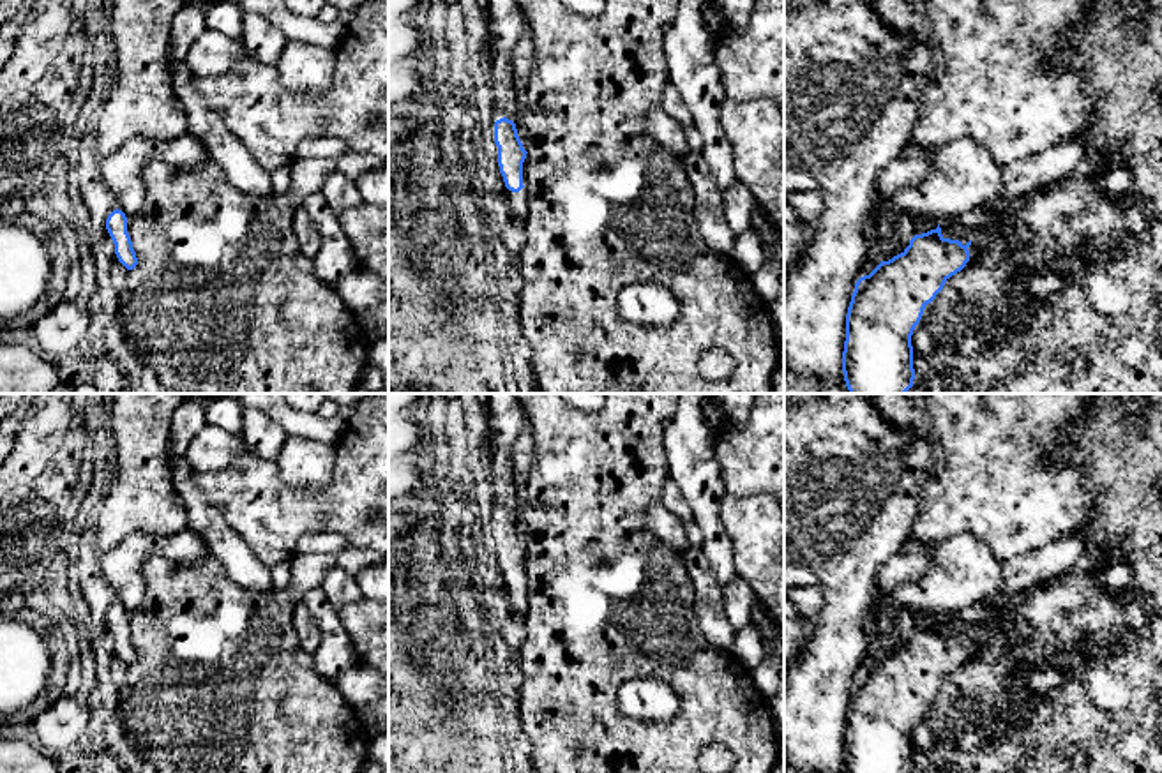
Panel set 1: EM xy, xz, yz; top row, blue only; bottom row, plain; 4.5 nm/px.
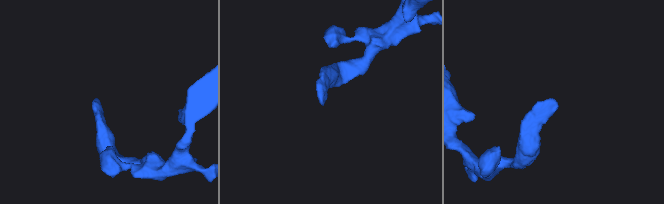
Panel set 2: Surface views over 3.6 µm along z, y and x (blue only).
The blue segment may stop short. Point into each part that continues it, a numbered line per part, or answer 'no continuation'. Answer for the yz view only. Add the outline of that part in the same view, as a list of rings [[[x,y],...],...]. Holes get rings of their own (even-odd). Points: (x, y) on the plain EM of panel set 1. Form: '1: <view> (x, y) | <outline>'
no continuation

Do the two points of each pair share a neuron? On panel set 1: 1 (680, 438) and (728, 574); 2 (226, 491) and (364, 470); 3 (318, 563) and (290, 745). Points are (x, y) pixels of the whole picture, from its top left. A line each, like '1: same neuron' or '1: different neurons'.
1: same neuron
2: same neuron
3: same neuron

